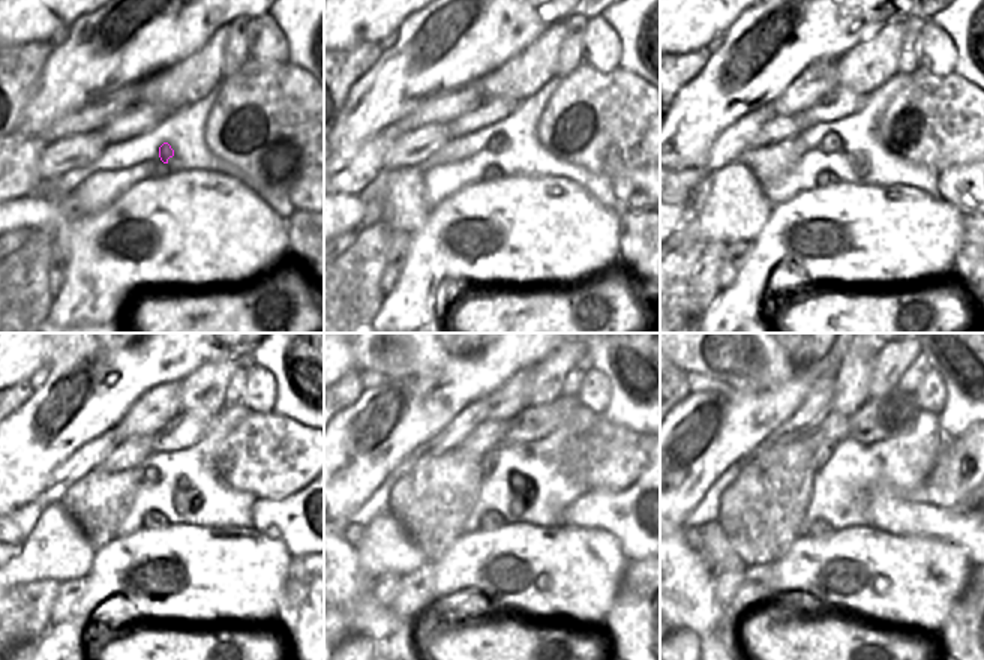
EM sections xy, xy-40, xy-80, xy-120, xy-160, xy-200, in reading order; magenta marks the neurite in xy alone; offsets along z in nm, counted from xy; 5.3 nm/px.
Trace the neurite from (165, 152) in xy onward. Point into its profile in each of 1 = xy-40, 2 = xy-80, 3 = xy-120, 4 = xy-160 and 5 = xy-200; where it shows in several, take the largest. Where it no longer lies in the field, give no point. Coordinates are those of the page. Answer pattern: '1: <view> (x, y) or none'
1: xy-40 (498, 143)
2: xy-80 (830, 143)
3: xy-120 (150, 474)
4: xy-160 (485, 461)
5: xy-200 (822, 450)

